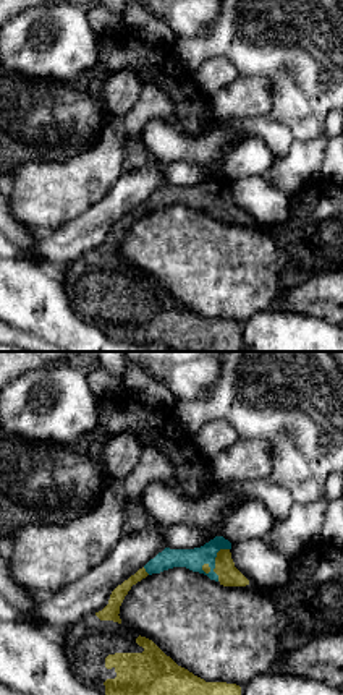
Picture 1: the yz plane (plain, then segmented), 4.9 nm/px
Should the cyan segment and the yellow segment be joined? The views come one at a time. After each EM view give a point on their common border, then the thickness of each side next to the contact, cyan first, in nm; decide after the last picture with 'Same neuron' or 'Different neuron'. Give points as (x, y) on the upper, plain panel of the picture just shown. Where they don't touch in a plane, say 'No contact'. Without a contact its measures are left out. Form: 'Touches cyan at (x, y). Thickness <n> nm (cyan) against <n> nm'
Touches cyan at (214, 198). Thickness 110 nm (cyan) against 110 nm

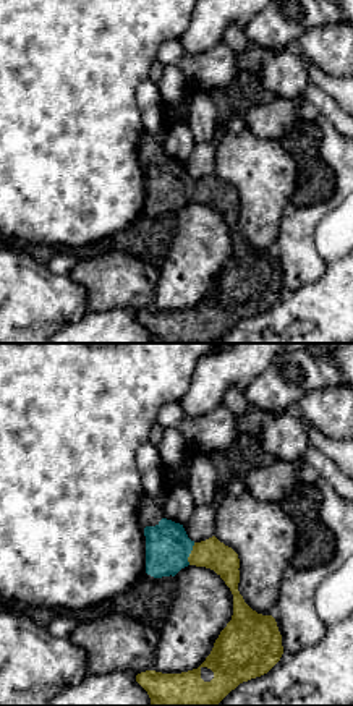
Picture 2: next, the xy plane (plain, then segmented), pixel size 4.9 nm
Touches cyan at (190, 190). Thickness 220 nm (cyan) against 150 nm

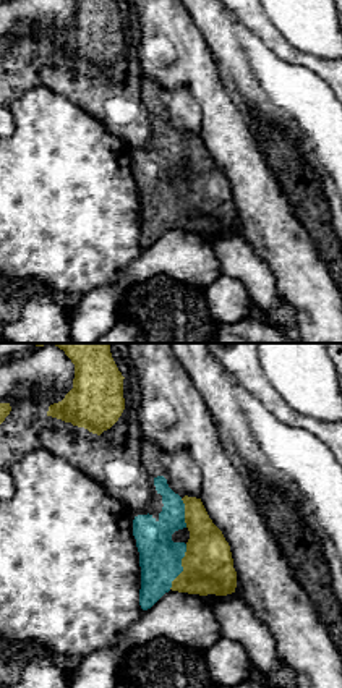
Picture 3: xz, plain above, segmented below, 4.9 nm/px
Touches cyan at (182, 204). Thickness 200 nm (cyan) against 260 nm

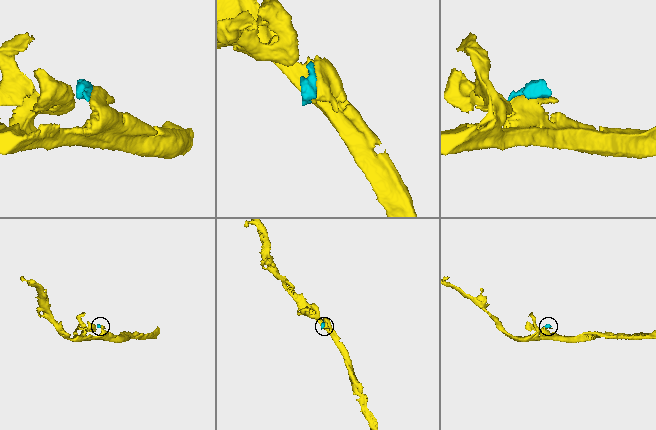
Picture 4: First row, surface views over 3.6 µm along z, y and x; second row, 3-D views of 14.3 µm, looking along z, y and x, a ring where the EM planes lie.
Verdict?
Same neuron

